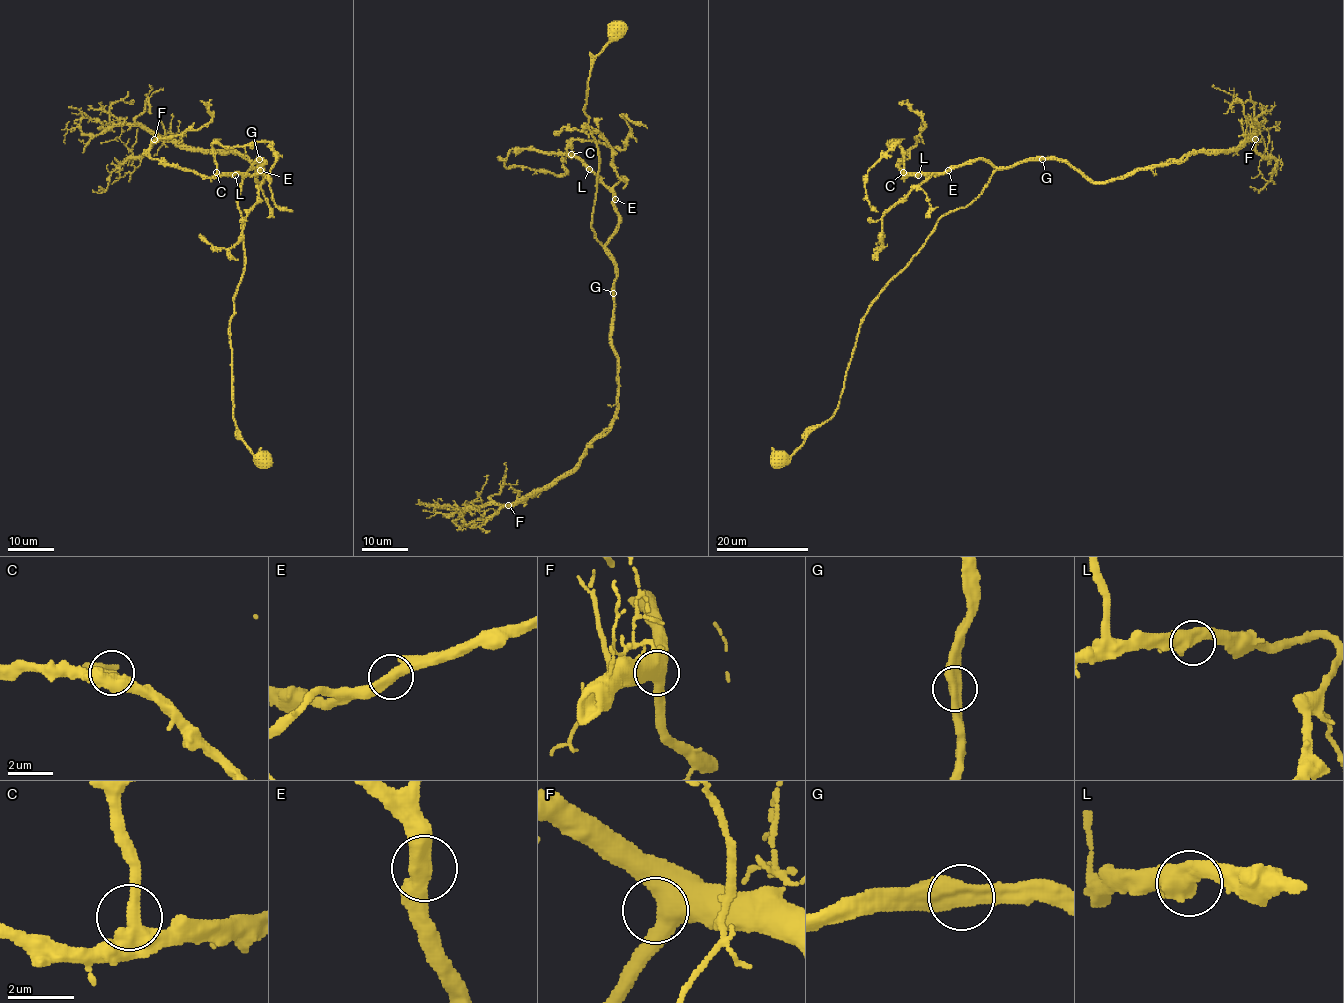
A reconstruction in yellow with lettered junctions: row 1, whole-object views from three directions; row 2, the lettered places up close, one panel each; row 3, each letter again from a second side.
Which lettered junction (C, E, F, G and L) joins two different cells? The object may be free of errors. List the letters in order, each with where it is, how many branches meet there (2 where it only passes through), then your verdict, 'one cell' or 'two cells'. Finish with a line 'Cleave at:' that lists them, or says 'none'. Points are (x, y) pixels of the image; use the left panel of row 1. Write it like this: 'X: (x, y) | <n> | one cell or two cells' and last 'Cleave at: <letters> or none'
C: (216, 172) | 2 | one cell
E: (260, 170) | 2 | one cell
F: (154, 139) | 2 | one cell
G: (259, 159) | 2 | one cell
L: (235, 175) | 2 | one cell
Cleave at: none

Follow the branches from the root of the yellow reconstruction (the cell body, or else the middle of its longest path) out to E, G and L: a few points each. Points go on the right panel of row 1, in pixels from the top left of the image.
E: (781, 458), (833, 415), (871, 302), (937, 222), (967, 207), (997, 170), (982, 159), (948, 170)
G: (781, 458), (833, 415), (860, 319), (937, 222), (967, 207), (997, 170), (1042, 158)
L: (781, 458), (833, 415), (871, 302), (937, 222), (967, 207), (997, 170), (976, 159), (918, 175)

